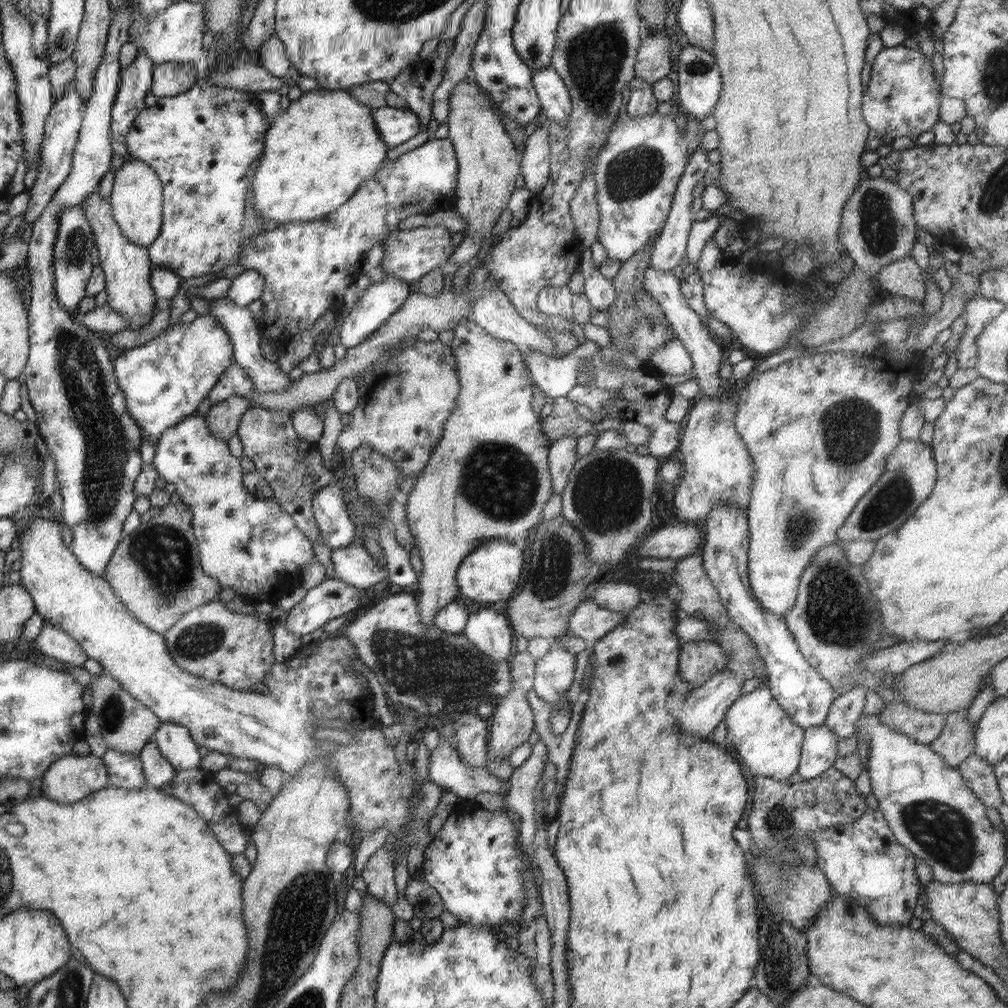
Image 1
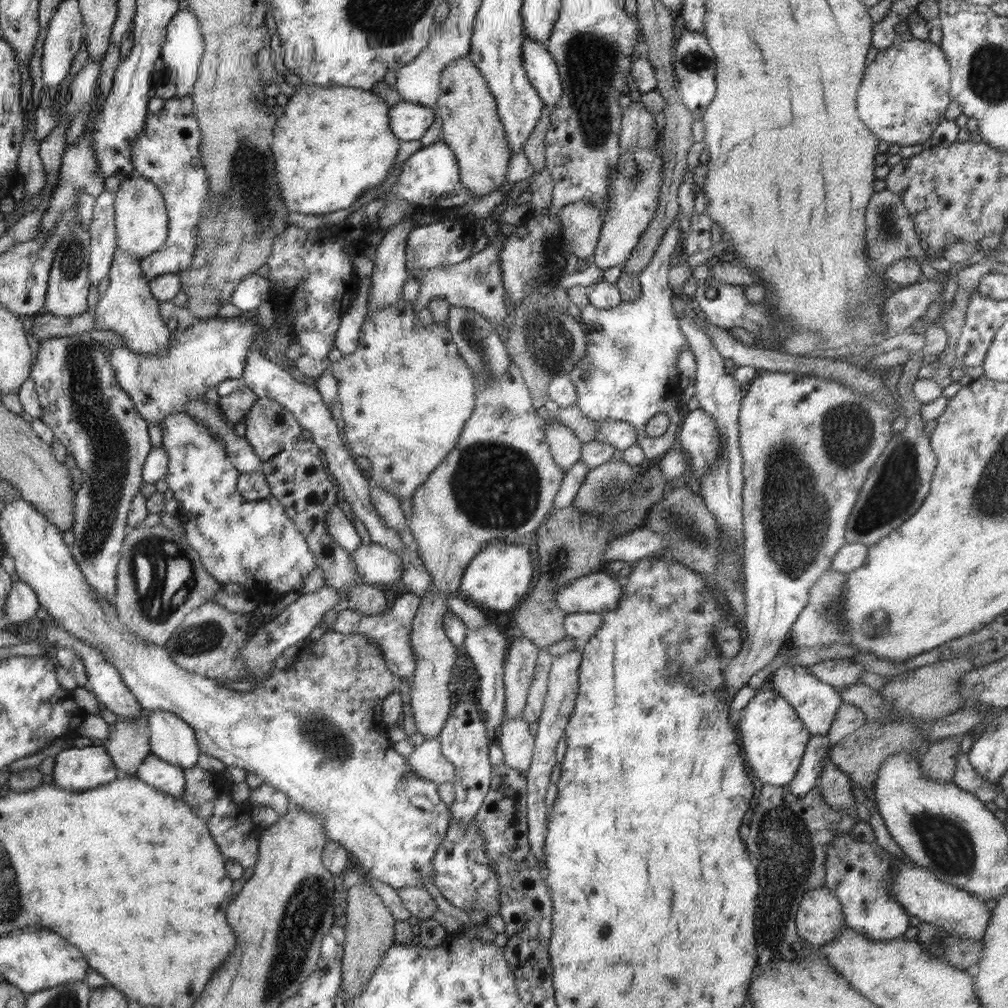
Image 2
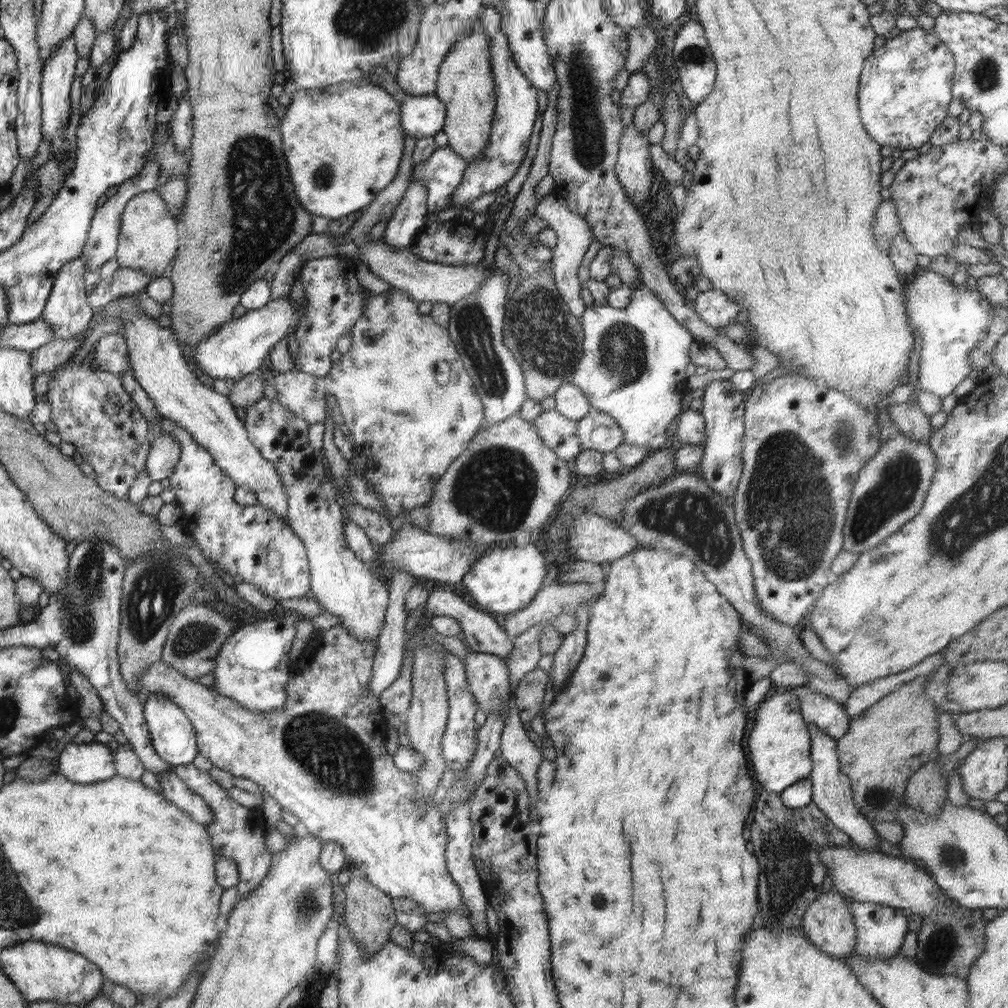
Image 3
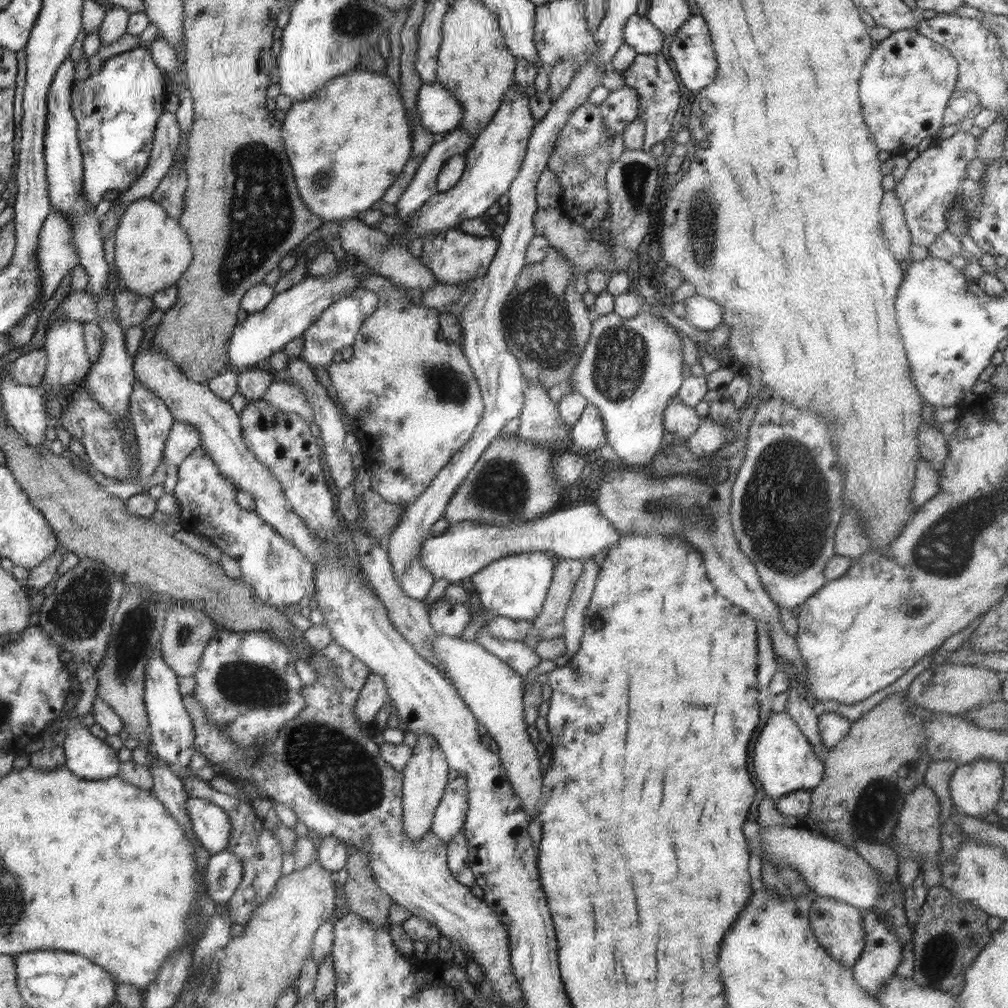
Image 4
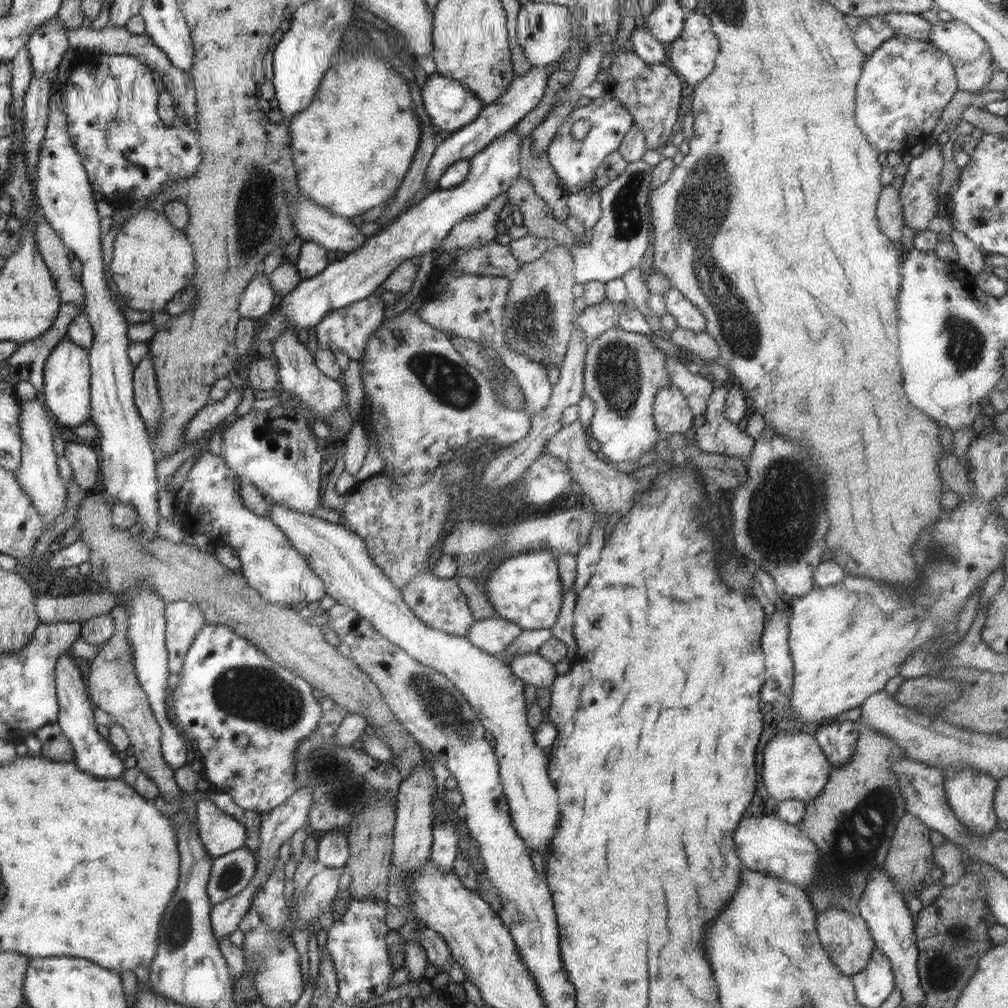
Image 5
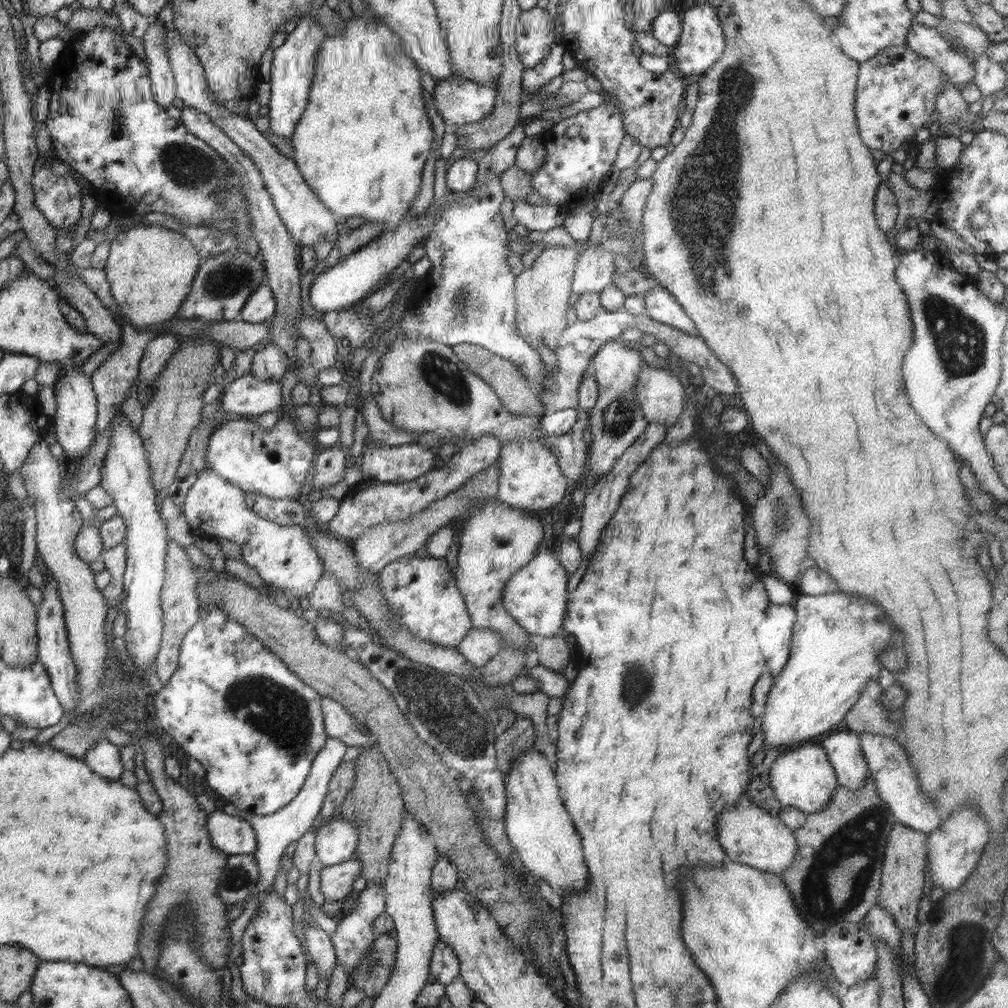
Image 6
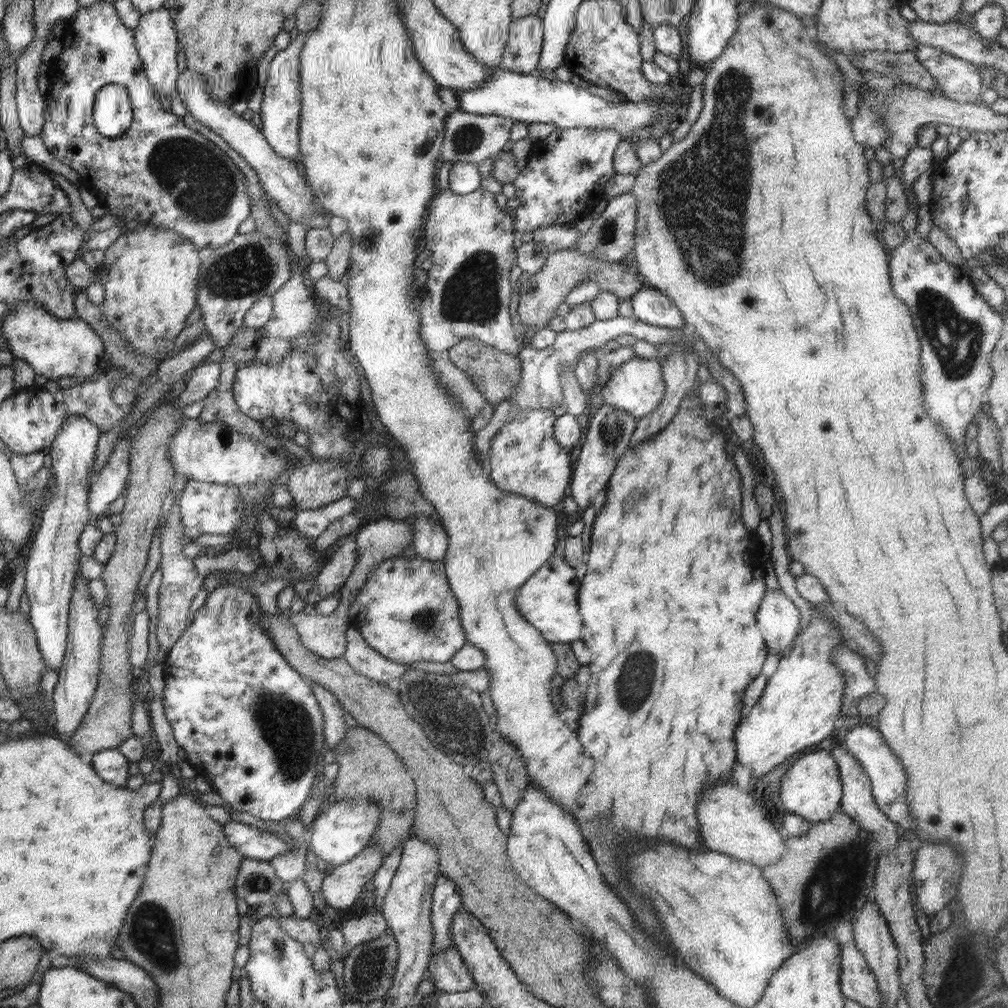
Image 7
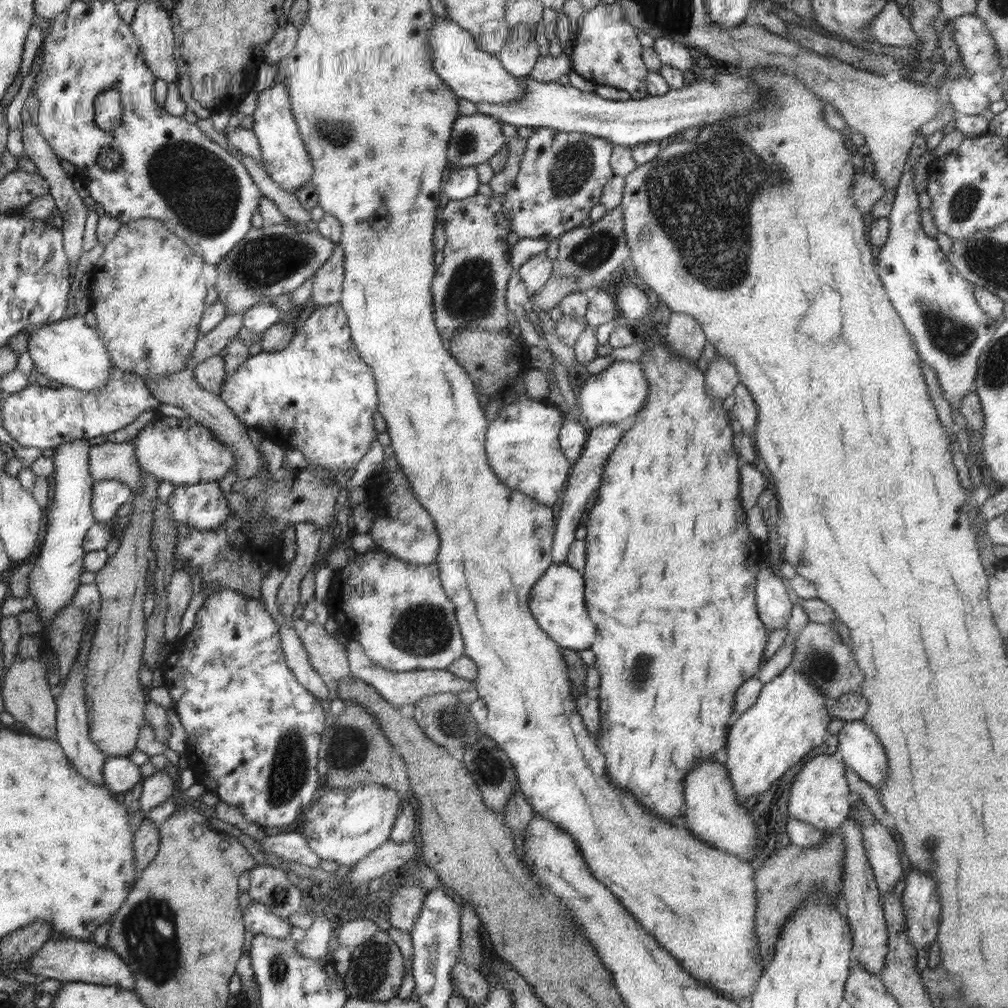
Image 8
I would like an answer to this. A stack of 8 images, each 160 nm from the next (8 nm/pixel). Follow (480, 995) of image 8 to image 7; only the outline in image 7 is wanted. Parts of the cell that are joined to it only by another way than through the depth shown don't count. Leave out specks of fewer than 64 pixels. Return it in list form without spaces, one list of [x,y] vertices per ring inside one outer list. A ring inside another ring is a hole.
[[[446,948],[432,956],[428,970],[436,990],[455,993],[476,988],[468,967],[455,948]]]

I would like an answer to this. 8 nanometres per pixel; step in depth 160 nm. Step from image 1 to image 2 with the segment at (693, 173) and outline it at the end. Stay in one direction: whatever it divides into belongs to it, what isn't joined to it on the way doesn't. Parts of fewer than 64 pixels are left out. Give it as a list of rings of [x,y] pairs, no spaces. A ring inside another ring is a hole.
[[[676,220],[648,266],[639,274],[641,296],[638,300],[624,302],[610,309],[587,305],[581,309],[584,330],[588,336],[585,355],[569,372],[578,394],[577,408],[590,420],[628,422],[636,430],[637,443],[645,453],[646,462],[660,460],[673,450],[674,434],[664,438],[648,437],[646,426],[656,414],[666,414],[672,424],[679,424],[681,406],[681,377],[676,368],[680,351],[687,346],[684,334],[678,326],[679,319],[672,306],[674,295],[669,285],[670,256],[674,254],[681,229]]]

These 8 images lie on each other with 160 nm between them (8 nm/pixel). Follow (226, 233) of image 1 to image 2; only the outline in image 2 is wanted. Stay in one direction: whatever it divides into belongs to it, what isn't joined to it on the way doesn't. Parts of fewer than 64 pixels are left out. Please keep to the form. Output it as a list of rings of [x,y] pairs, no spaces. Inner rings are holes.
[[[191,95],[187,97],[172,97],[164,101],[163,108],[156,114],[149,114],[146,120],[146,127],[143,133],[139,134],[139,138],[135,140],[134,146],[131,148],[131,159],[134,161],[134,169],[136,174],[148,177],[156,184],[158,190],[161,191],[165,200],[168,216],[170,217],[170,230],[166,237],[166,242],[158,251],[151,255],[145,256],[141,260],[142,274],[150,282],[151,278],[163,274],[179,274],[183,270],[187,270],[195,260],[197,244],[199,244],[199,223],[203,218],[203,212],[213,206],[213,203],[221,203],[222,200],[210,200],[209,176],[205,171],[204,164],[201,161],[201,133],[200,124],[196,120],[195,102]]]

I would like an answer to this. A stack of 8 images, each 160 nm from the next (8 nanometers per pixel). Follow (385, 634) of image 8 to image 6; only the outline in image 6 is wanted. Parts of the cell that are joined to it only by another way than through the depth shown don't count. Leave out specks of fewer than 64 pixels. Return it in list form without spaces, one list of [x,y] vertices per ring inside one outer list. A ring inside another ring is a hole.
[[[406,556],[387,564],[379,573],[379,590],[383,592],[387,603],[393,610],[399,625],[406,627],[416,638],[432,641],[443,647],[457,647],[473,627],[464,597],[455,581],[455,576],[446,563],[445,557],[425,558]]]

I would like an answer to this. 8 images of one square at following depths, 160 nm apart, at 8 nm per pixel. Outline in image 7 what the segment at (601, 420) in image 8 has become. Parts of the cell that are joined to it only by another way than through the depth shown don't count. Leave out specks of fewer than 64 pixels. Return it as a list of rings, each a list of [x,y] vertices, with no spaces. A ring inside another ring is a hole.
[[[636,357],[611,370],[609,381],[600,393],[602,406],[614,406],[616,410],[624,410],[626,414],[640,420],[660,407],[660,401],[664,399],[664,386],[659,360]]]

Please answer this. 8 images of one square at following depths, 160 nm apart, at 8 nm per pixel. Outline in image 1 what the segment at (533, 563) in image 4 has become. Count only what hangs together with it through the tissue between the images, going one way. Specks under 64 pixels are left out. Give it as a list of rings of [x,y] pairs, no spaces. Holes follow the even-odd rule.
[[[488,541],[474,549],[468,556],[465,556],[463,563],[456,571],[456,582],[459,591],[476,602],[490,602],[493,605],[499,600],[506,600],[512,596],[512,592],[518,588],[524,558],[522,557],[523,547],[510,544],[508,541]]]

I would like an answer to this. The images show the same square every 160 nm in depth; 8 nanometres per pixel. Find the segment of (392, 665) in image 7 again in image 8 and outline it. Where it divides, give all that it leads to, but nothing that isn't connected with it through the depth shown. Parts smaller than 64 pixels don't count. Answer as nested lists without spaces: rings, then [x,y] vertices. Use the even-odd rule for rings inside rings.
[[[354,639],[348,642],[347,659],[350,668],[350,676],[360,679],[373,686],[390,704],[414,706],[421,698],[438,693],[457,693],[474,688],[474,681],[452,675],[447,670],[412,670],[412,672],[394,672],[388,668],[373,663],[366,656],[365,650]]]

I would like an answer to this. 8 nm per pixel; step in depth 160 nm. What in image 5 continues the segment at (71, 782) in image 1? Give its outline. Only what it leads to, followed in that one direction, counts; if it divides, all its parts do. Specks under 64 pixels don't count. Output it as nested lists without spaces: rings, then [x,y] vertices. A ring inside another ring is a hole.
[[[63,654],[57,660],[55,667],[56,688],[59,701],[61,704],[59,714],[59,728],[61,733],[70,741],[71,747],[74,748],[75,758],[73,763],[84,773],[90,773],[100,779],[120,779],[124,766],[122,758],[118,756],[118,751],[110,746],[110,740],[106,740],[102,734],[96,730],[96,722],[92,716],[92,702],[86,696],[86,686],[82,672],[78,670],[72,654]]]

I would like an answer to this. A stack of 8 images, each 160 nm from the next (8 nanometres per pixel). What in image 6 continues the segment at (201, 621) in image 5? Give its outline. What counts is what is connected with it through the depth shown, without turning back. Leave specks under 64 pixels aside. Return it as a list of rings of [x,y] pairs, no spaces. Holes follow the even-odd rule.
[[[172,539],[167,548],[166,582],[161,595],[165,622],[164,640],[160,655],[155,660],[156,674],[164,685],[179,669],[179,655],[183,638],[201,618],[202,608],[199,605],[199,596],[197,595],[197,576],[192,574],[193,568],[194,564],[191,562],[190,556],[187,555],[185,548]]]

